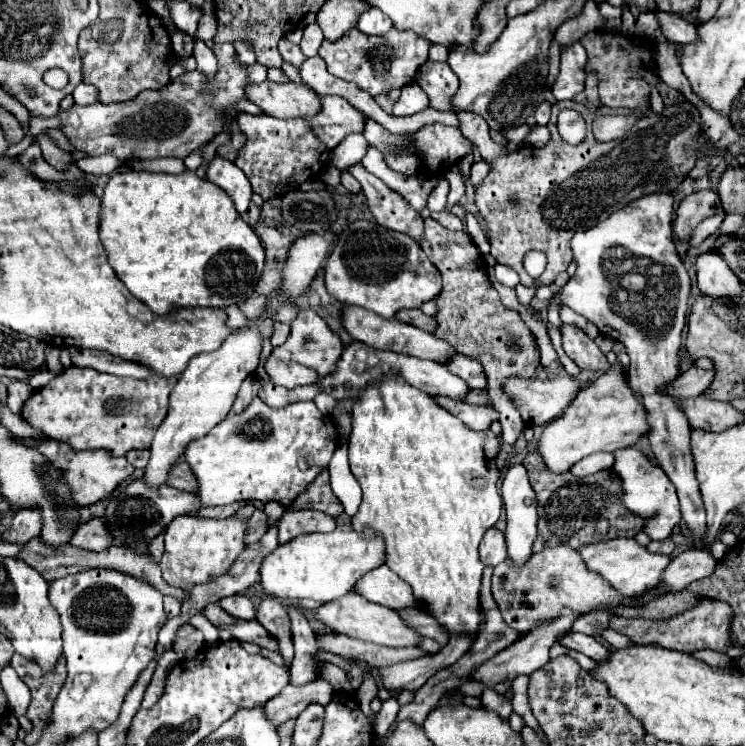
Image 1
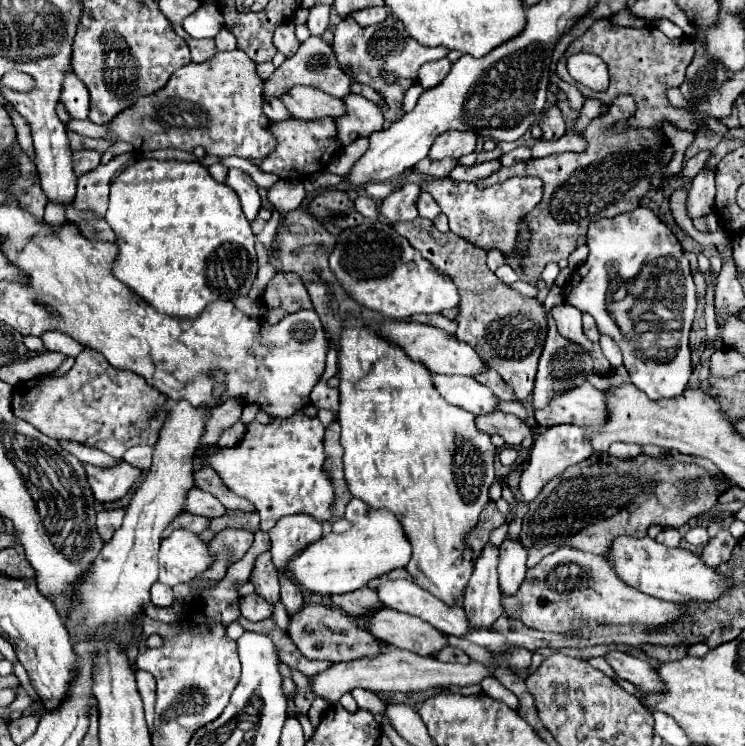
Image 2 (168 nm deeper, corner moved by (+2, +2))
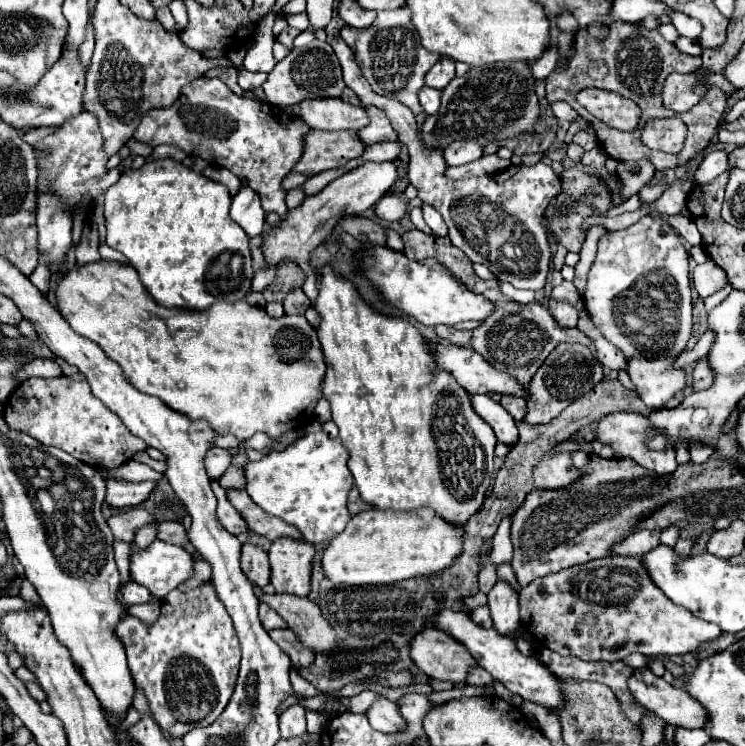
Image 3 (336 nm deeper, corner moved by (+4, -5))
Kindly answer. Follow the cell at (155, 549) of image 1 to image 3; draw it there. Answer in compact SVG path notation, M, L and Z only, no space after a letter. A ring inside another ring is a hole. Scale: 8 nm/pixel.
M162 523L160 531L158 531L158 537L162 537L164 541L178 543L178 545L186 545L188 543L188 535L186 535L184 527L178 525L178 523Z

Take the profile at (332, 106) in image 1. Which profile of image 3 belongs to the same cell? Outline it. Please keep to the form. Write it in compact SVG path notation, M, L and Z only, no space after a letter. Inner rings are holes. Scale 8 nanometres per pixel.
M370 105L364 109L368 113L370 123L358 131L358 139L364 145L378 143L378 141L396 141L396 133L392 131L392 125L386 119L386 115L382 115L382 111L378 111L376 107L370 107Z

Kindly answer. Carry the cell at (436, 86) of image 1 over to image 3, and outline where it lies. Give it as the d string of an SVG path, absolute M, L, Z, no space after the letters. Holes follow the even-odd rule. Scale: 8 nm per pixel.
M442 57L428 73L426 73L426 85L434 89L446 87L454 77L454 61L450 57Z

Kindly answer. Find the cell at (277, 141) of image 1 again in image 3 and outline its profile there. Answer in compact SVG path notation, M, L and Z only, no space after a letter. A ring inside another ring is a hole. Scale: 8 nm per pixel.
M308 131L304 153L294 171L310 177L326 169L344 167L350 159L360 157L364 145L354 131Z

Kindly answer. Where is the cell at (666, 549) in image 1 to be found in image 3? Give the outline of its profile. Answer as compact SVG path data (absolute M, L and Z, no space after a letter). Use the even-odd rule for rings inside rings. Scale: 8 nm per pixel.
M668 527L668 529L664 529L662 535L660 535L660 543L674 547L676 541L678 541L678 537L680 537L680 529L678 529L678 527Z

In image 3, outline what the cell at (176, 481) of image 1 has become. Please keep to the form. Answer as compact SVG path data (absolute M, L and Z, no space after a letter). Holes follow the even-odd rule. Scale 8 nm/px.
M226 489L228 501L236 507L236 511L246 521L250 533L258 533L268 537L270 541L278 537L302 537L298 535L296 527L290 527L288 523L282 523L282 519L266 515L262 509L256 507L256 503L246 495L244 489Z

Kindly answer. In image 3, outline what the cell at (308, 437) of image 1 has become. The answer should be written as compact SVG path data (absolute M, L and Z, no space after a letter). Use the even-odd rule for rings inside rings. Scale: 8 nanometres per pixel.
M308 433L290 443L284 451L268 451L260 461L248 463L244 469L246 493L266 513L294 525L302 537L314 545L334 539L350 521L346 509L352 475L346 467L348 451L342 441L330 439L326 433Z

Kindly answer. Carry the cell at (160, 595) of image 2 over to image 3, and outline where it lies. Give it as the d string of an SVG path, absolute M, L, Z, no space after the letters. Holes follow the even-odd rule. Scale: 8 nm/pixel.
M130 581L124 589L118 591L118 601L124 605L124 607L130 607L130 605L136 605L136 603L150 603L154 599L154 595L146 589L146 587L140 587L138 583Z

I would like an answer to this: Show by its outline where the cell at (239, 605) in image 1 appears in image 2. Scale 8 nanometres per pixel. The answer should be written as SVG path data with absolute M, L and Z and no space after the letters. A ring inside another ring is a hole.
M254 592L250 596L240 598L240 612L244 618L248 618L252 622L260 622L260 620L266 620L272 616L274 606L268 604L260 594Z

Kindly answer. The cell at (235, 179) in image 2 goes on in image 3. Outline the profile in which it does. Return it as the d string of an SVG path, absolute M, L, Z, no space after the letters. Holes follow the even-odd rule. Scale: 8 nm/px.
M242 185L232 197L230 215L248 233L248 237L256 237L264 231L266 211L260 205L258 193L252 191L248 185Z

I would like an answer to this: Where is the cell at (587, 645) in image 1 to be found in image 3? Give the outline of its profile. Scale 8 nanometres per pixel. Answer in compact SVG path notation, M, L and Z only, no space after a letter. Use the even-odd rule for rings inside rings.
M634 669L628 677L628 689L638 703L670 725L700 729L706 723L706 711L696 699L690 699L684 689L676 689L650 669L648 673L646 669Z

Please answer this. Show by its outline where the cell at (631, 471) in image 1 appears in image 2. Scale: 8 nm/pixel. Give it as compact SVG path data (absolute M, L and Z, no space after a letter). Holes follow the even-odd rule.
M616 442L610 446L608 450L612 456L616 458L634 458L640 454L640 446L638 444L624 444L624 442Z

